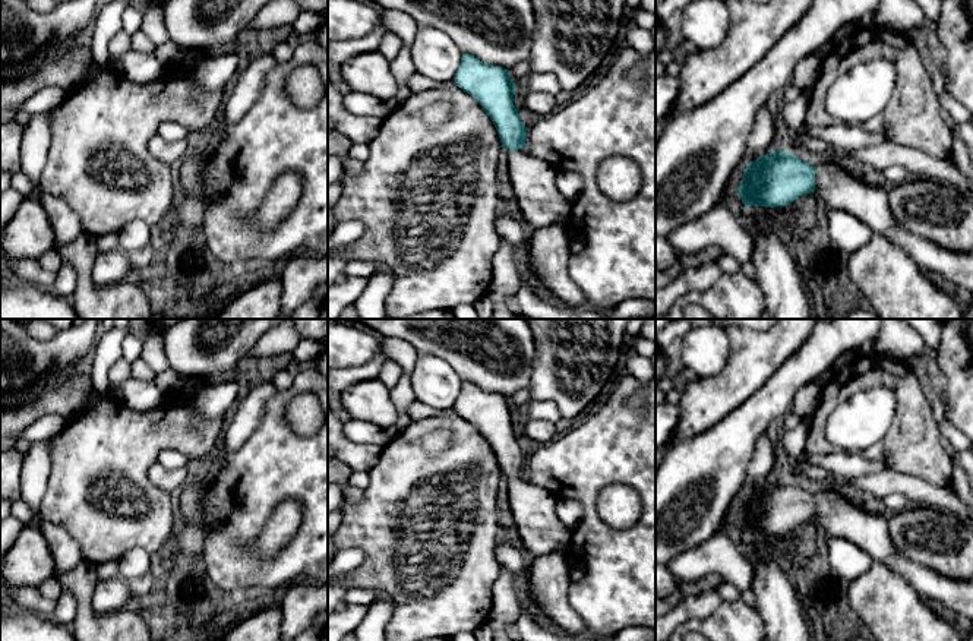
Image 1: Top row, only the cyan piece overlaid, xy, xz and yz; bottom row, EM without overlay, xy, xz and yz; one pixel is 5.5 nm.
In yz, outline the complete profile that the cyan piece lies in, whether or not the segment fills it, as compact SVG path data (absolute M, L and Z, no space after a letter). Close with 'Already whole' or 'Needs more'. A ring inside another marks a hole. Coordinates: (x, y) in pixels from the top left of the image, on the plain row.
M771 479L746 493L737 524L745 536L775 536L790 533L815 515L830 537L854 543L874 562L903 575L923 599L973 621L973 580L955 581L909 561L891 540L890 515L857 506L831 487L812 495L792 480Z. Needs more

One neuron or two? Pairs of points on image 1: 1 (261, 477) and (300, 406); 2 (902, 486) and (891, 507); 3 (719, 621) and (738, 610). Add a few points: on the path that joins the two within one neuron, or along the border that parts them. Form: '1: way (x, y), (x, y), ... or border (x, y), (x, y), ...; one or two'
1: border (299, 392), (286, 419), (312, 435); two
2: border (883, 499), (891, 493), (902, 493), (909, 501); two
3: way (723, 621), (733, 615); one

